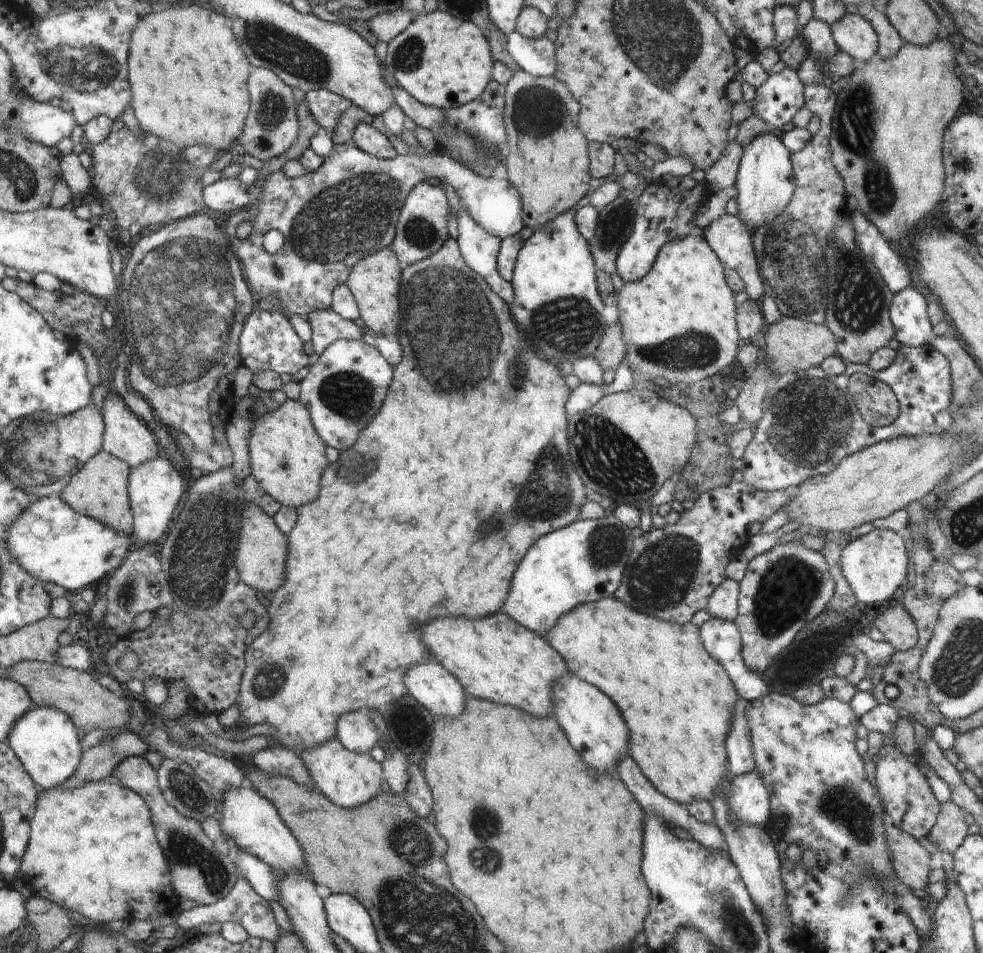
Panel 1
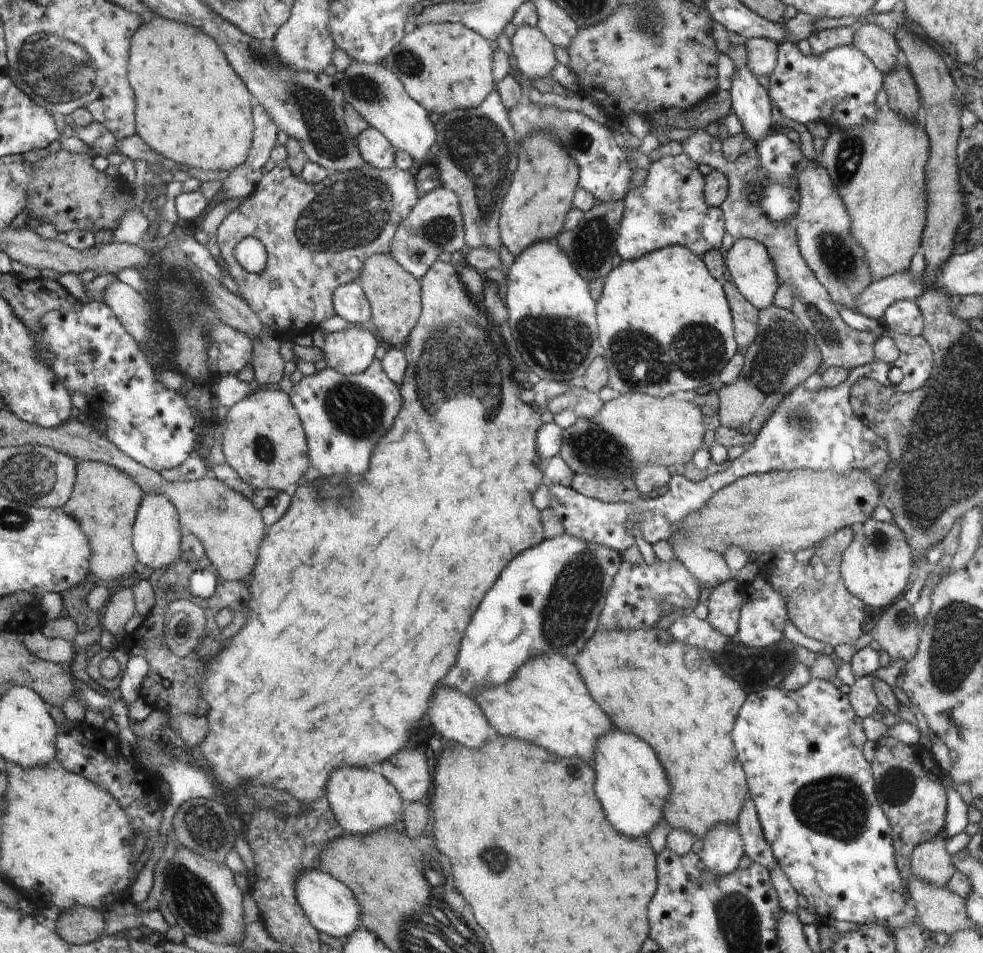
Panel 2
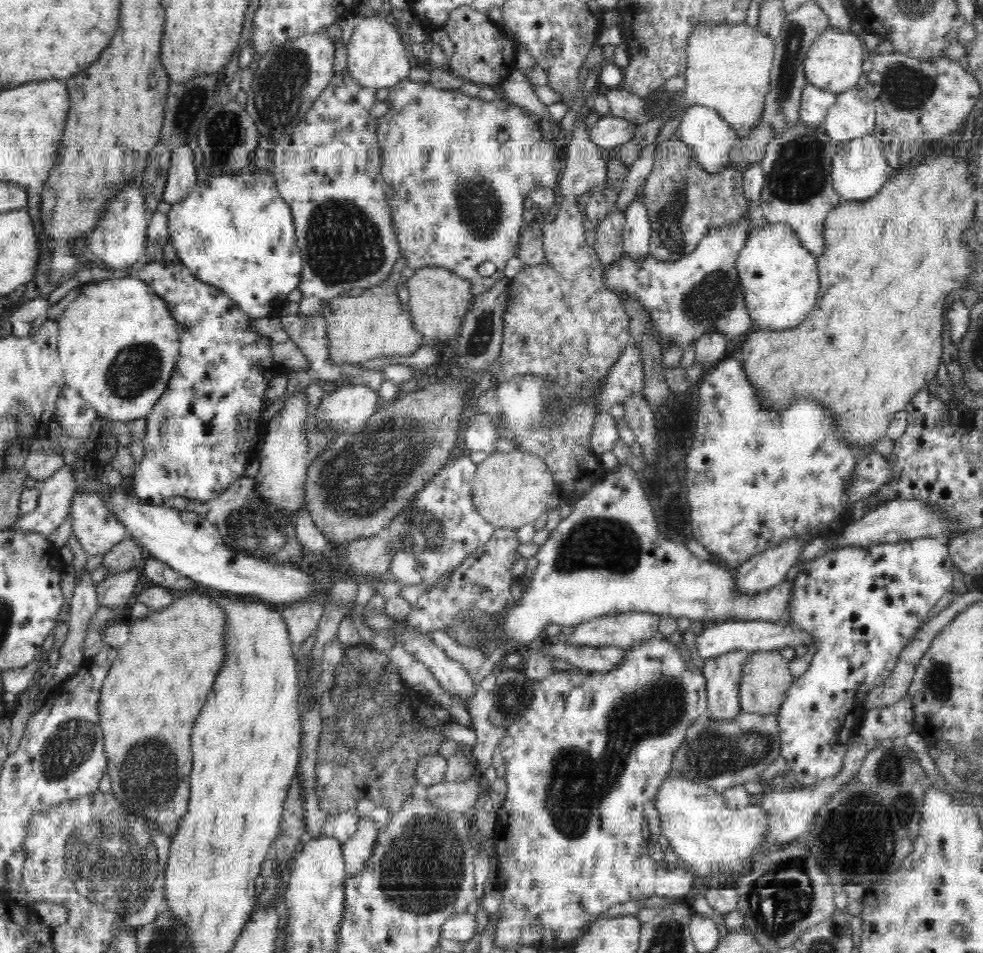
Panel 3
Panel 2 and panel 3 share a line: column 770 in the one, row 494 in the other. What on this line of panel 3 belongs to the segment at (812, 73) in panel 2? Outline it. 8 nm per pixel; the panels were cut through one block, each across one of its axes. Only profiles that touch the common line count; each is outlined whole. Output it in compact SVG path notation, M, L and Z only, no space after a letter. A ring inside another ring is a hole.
M78 485L70 506L73 537L89 555L107 553L112 546L128 537L124 523L112 516L98 492L84 492Z

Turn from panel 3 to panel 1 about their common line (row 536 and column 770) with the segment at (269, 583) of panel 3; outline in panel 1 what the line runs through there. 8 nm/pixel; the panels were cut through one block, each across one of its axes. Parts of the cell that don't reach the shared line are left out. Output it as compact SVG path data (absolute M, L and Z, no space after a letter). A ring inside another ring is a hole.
M773 130L758 135L744 149L734 186L737 190L735 201L738 218L746 224L753 236L755 229L761 228L766 223L772 223L778 215L786 211L790 199L796 193L796 173L792 165L792 154Z

